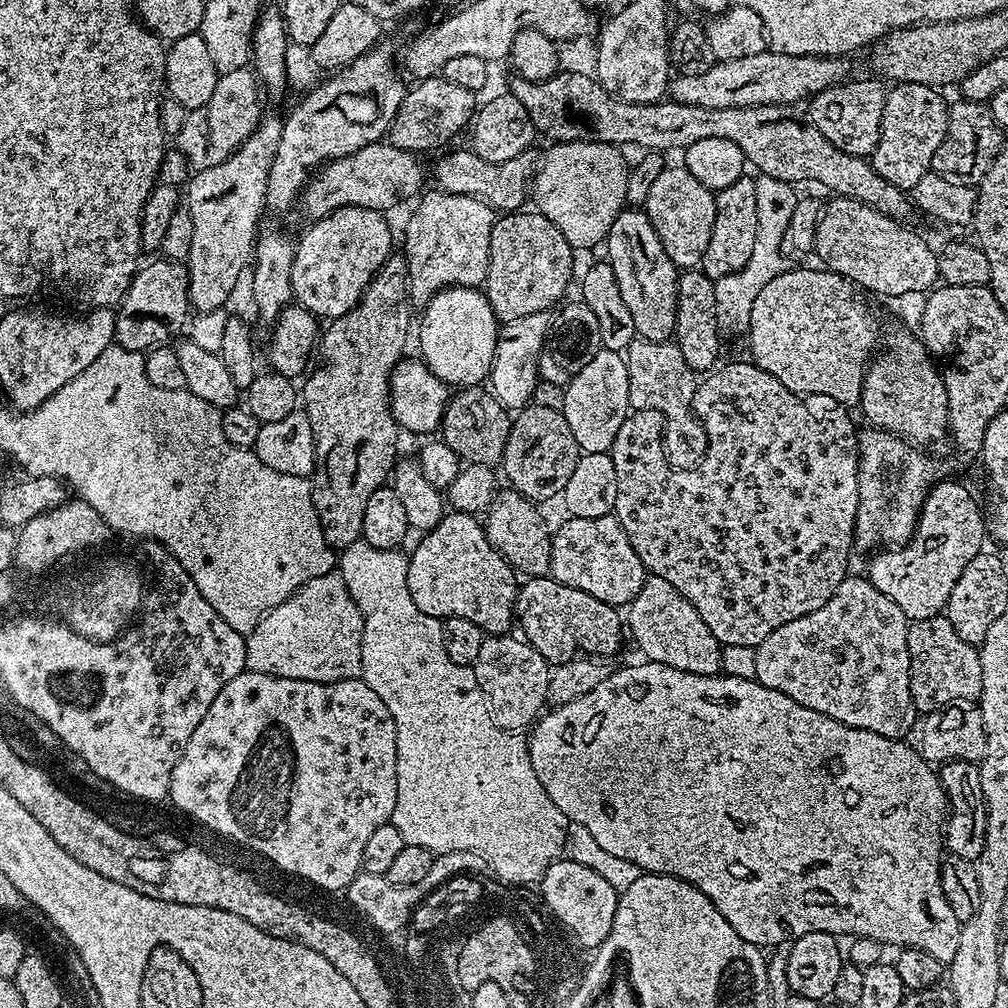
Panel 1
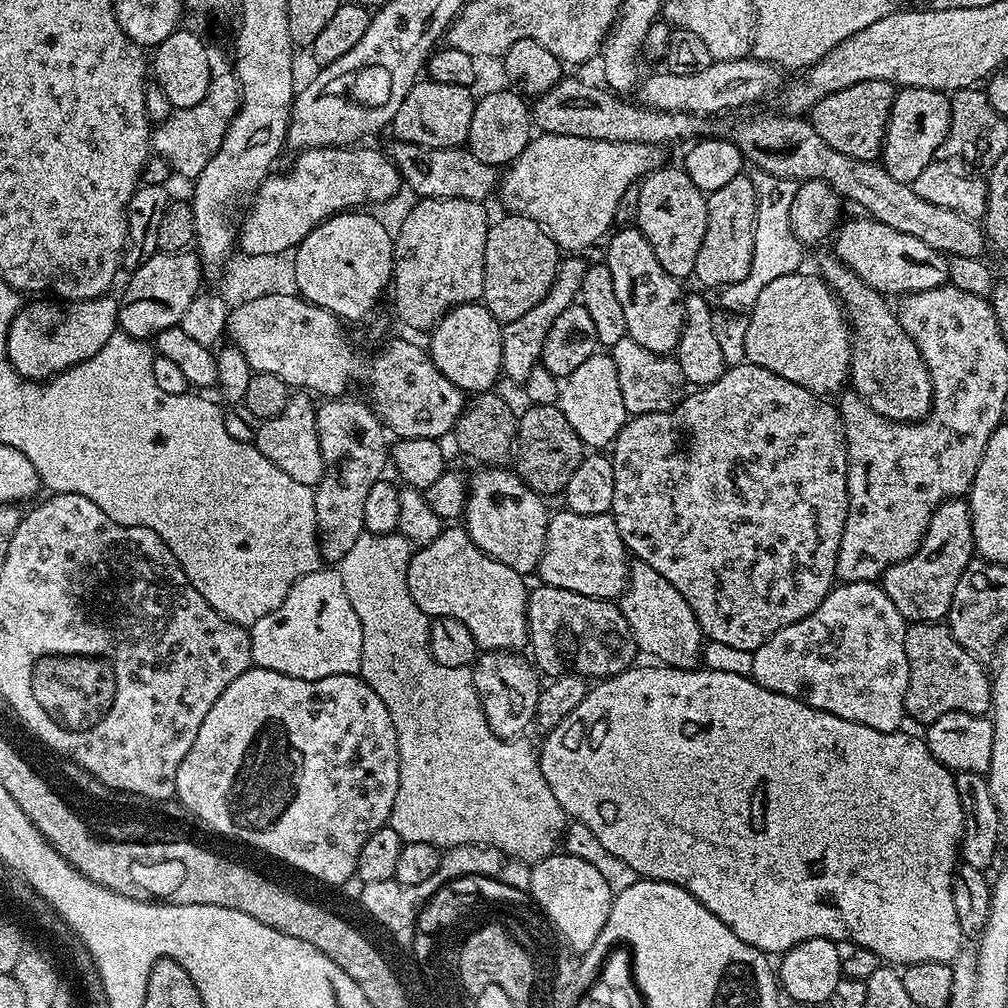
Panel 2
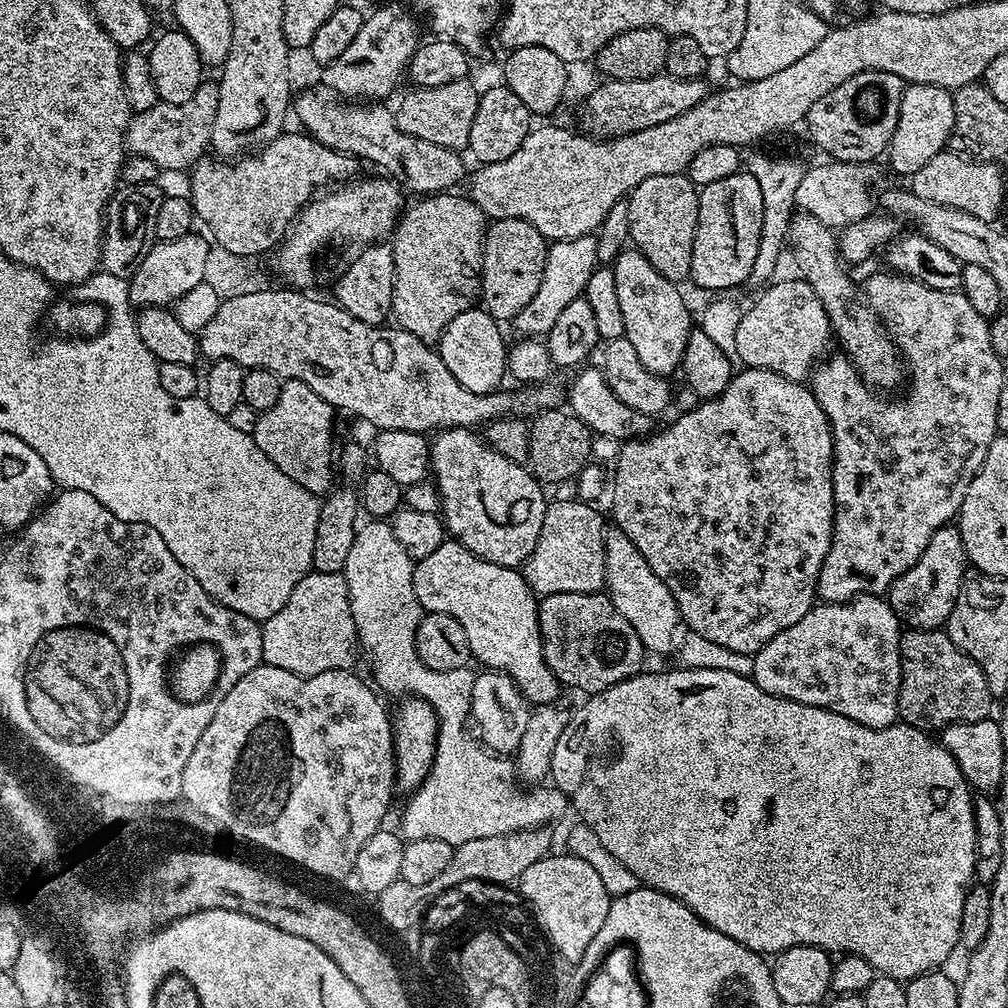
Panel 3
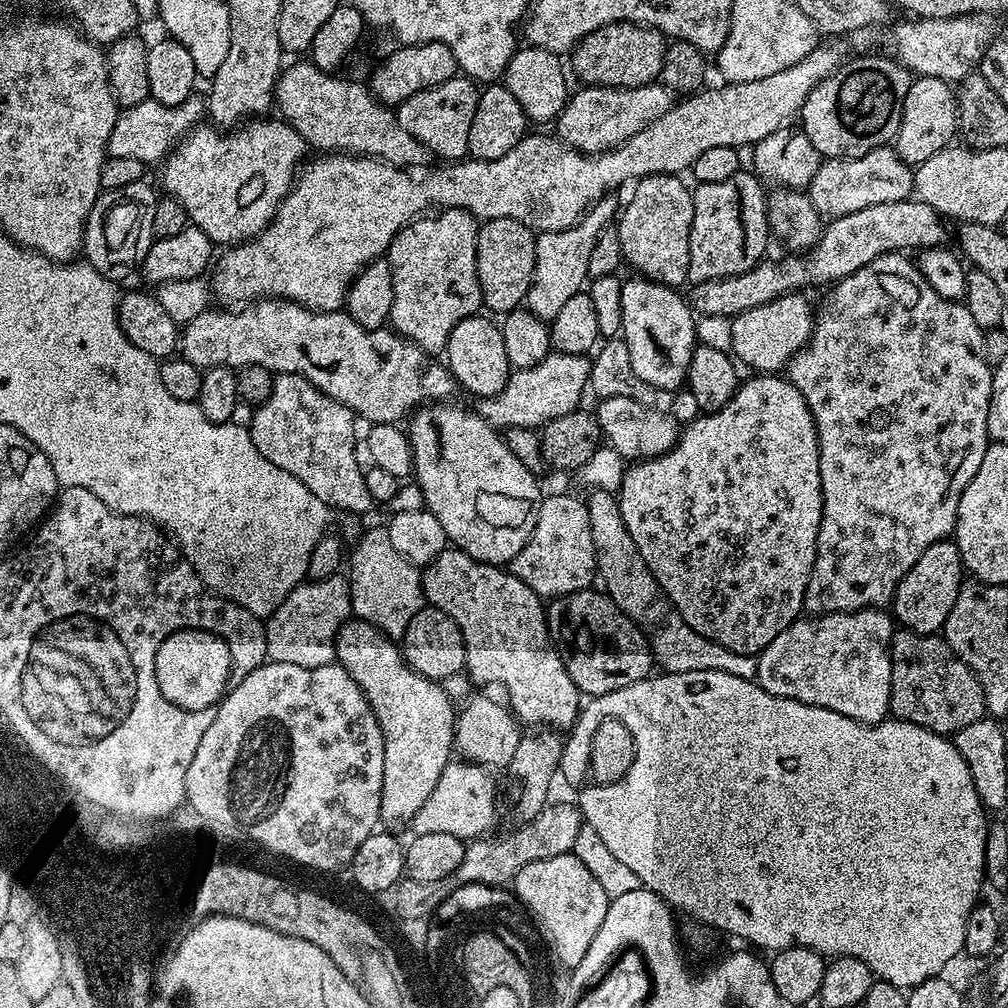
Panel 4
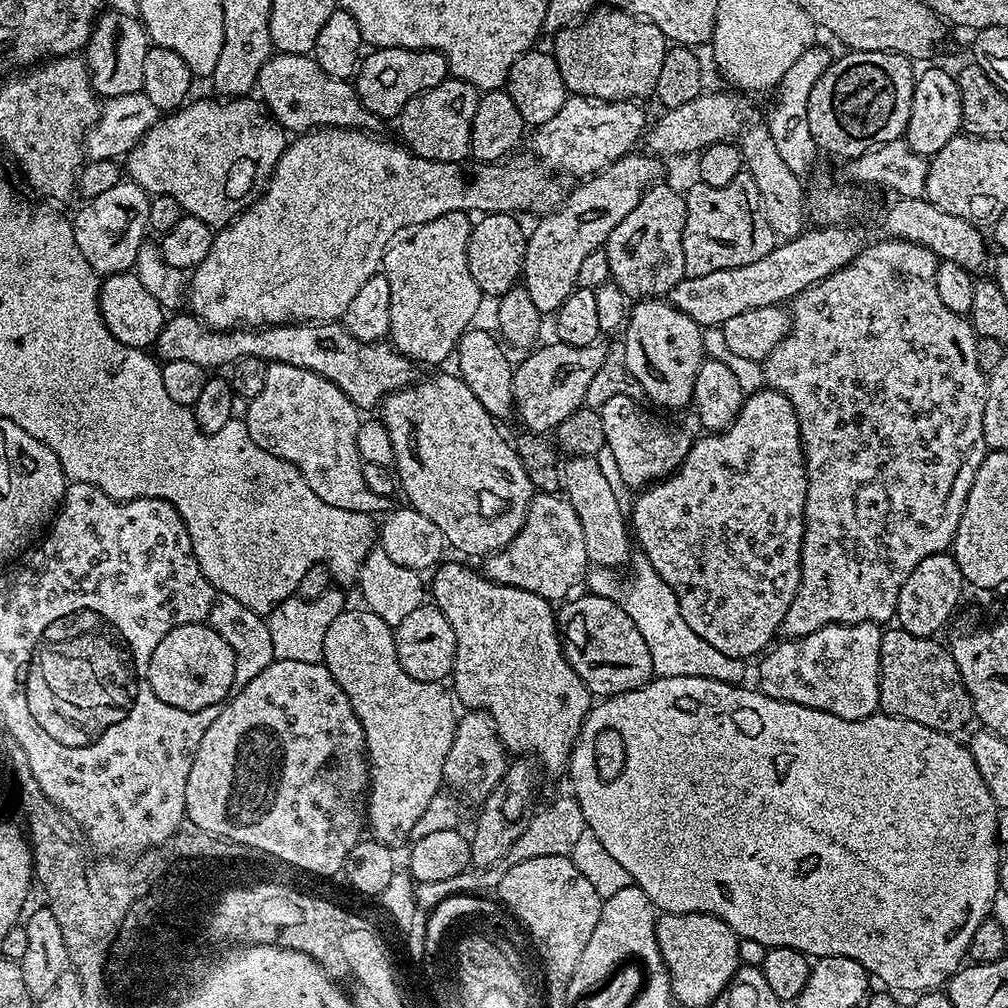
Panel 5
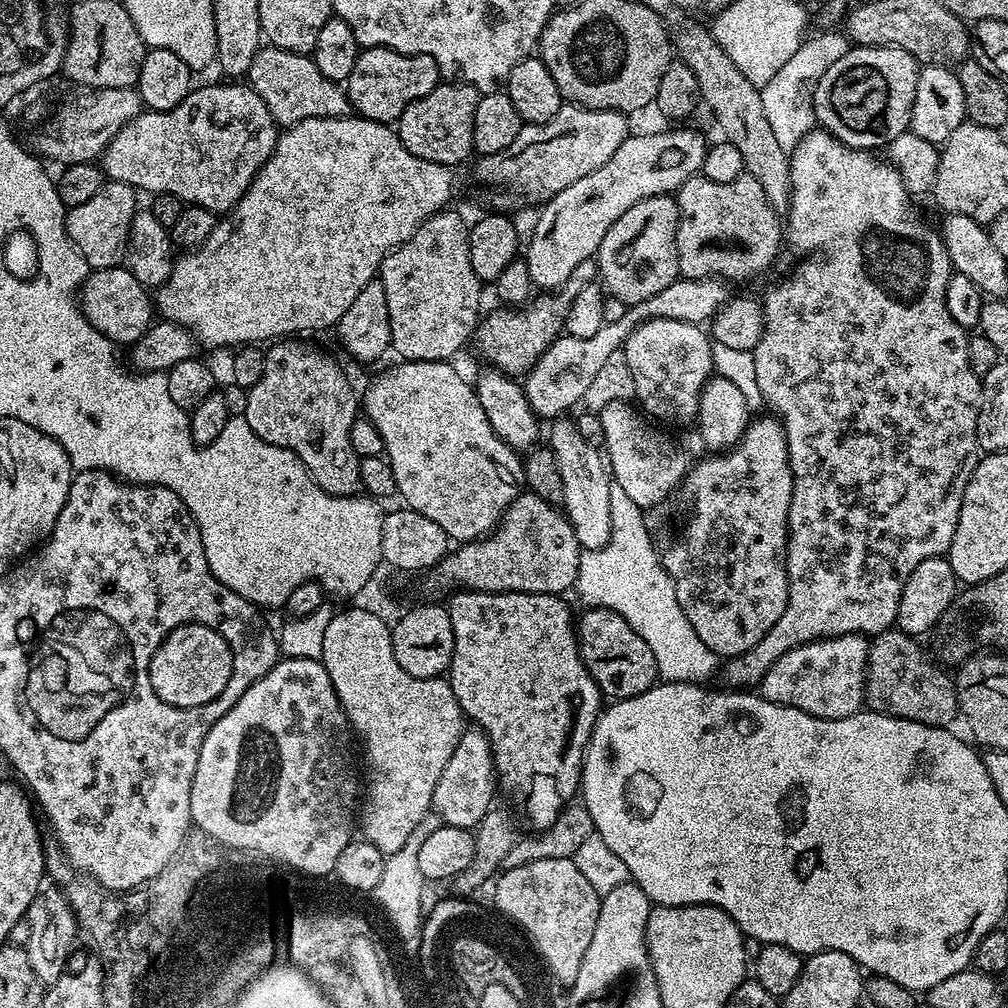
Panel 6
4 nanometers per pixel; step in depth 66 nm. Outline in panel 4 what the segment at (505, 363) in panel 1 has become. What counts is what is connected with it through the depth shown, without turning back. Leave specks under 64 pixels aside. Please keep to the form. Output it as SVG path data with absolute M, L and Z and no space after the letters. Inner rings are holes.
M612 198L598 200L574 226L561 232L542 232L537 235L534 278L530 282L526 307L539 320L552 321L562 311L562 306L568 299L585 291L586 281L589 279L590 250L594 250L594 242L613 223L617 212L618 204L616 208Z

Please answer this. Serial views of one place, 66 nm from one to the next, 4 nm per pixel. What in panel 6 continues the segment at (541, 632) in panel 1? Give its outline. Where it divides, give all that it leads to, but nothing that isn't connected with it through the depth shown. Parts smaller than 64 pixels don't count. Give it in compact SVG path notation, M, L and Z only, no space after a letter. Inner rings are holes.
M588 608L581 616L579 613L575 629L582 662L609 701L634 698L656 687L658 677L654 654L650 646L646 646L646 642L634 634L634 626L630 626L622 614L614 614L614 610L605 608Z

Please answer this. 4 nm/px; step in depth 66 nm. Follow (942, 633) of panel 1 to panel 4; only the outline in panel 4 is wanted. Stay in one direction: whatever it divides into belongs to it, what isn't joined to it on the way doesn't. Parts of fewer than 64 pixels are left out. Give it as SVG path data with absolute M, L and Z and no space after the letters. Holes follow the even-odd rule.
M896 630L892 634L892 685L890 686L890 712L897 720L914 722L931 732L938 732L941 736L951 737L960 732L970 722L985 719L984 695L978 678L954 654L954 650L939 635L923 636L917 632Z

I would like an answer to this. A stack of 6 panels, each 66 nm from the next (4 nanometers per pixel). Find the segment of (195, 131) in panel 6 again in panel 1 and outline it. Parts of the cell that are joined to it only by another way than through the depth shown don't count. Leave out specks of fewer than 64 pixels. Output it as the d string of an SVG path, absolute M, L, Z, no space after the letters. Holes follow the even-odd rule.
M387 142L362 146L362 150L346 158L329 160L323 165L304 185L298 208L312 222L346 206L362 206L366 210L387 213L388 208L398 207L403 200L411 201L421 195L425 185L423 186L424 168L420 165L420 160L417 153L396 148Z

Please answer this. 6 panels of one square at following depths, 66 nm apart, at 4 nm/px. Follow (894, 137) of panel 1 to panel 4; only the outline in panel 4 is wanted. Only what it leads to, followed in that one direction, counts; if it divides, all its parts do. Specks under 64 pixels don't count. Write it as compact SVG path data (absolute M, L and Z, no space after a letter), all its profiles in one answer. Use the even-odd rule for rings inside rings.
M916 76L902 106L902 122L894 141L897 154L908 165L915 166L926 162L926 158L934 158L938 150L949 147L956 135L956 93L953 85L934 76Z

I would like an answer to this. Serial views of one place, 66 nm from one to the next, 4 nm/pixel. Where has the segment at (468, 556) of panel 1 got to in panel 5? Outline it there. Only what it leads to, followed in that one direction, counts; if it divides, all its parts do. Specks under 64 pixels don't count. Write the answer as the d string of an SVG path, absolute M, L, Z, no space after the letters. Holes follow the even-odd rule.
M444 562L431 573L431 576L433 575L432 584L430 580L431 599L436 607L442 610L442 614L446 614L446 622L450 622L450 626L454 630L454 638L456 639L456 661L452 667L452 675L450 677L451 691L461 705L463 705L462 703L465 704L463 706L465 709L488 713L488 717L496 723L496 733L499 734L500 740L504 743L504 747L509 753L516 752L512 754L523 754L528 758L537 756L540 759L541 766L546 771L556 772L559 768L561 771L572 758L572 747L576 745L576 740L579 738L580 731L584 725L584 719L587 718L590 709L593 707L594 697L588 691L588 687L582 682L582 678L578 678L578 674L574 674L570 662L564 656L564 645L560 638L560 629L556 622L556 612L553 605L538 594L530 594L530 590L522 590L509 584L495 584L477 569L476 572L472 568L467 568L464 564L447 564L447 562Z

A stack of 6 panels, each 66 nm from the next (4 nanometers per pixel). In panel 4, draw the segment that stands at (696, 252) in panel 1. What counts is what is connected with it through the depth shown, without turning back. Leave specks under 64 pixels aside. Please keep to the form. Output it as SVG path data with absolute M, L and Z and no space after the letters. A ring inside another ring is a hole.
M653 174L641 176L635 181L632 197L628 205L623 205L618 216L618 223L614 231L618 234L623 263L633 268L633 273L639 274L643 279L653 280L659 284L666 284L669 288L679 289L680 283L688 280L690 270L690 226L694 222L693 189L683 184L681 177L676 174Z

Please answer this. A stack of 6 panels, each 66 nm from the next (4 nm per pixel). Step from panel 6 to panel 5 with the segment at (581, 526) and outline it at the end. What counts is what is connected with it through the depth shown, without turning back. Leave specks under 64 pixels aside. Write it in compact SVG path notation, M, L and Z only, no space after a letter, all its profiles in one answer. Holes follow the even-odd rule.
M568 456L562 464L562 492L570 506L574 506L578 522L582 522L589 565L620 570L624 563L624 567L629 563L632 548L634 552L630 526L626 521L625 509L618 498L614 498L612 480L598 461L596 456Z

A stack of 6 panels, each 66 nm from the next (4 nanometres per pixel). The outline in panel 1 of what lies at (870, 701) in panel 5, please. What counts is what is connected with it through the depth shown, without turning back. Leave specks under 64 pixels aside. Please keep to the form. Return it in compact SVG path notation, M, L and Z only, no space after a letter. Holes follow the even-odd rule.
M849 574L838 590L834 590L826 606L818 606L814 614L794 618L794 622L786 622L786 626L778 626L770 638L756 645L755 680L846 726L870 730L874 734L882 734L882 738L899 740L909 735L907 732L911 730L912 723L914 728L918 720L918 713L910 698L909 623L902 610L898 610L898 606L894 606L894 602L890 602L882 590L878 590L863 575Z

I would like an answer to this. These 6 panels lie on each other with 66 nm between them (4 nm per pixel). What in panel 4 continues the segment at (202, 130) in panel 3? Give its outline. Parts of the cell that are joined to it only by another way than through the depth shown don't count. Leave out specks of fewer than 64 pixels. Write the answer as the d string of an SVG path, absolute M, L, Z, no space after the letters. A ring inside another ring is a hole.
M193 94L176 108L151 98L124 108L117 115L116 125L108 139L107 155L118 158L138 158L145 166L152 165L151 163L156 159L159 161L175 145L179 137L201 123L206 112L206 104L201 97L200 100L198 97L199 95Z

